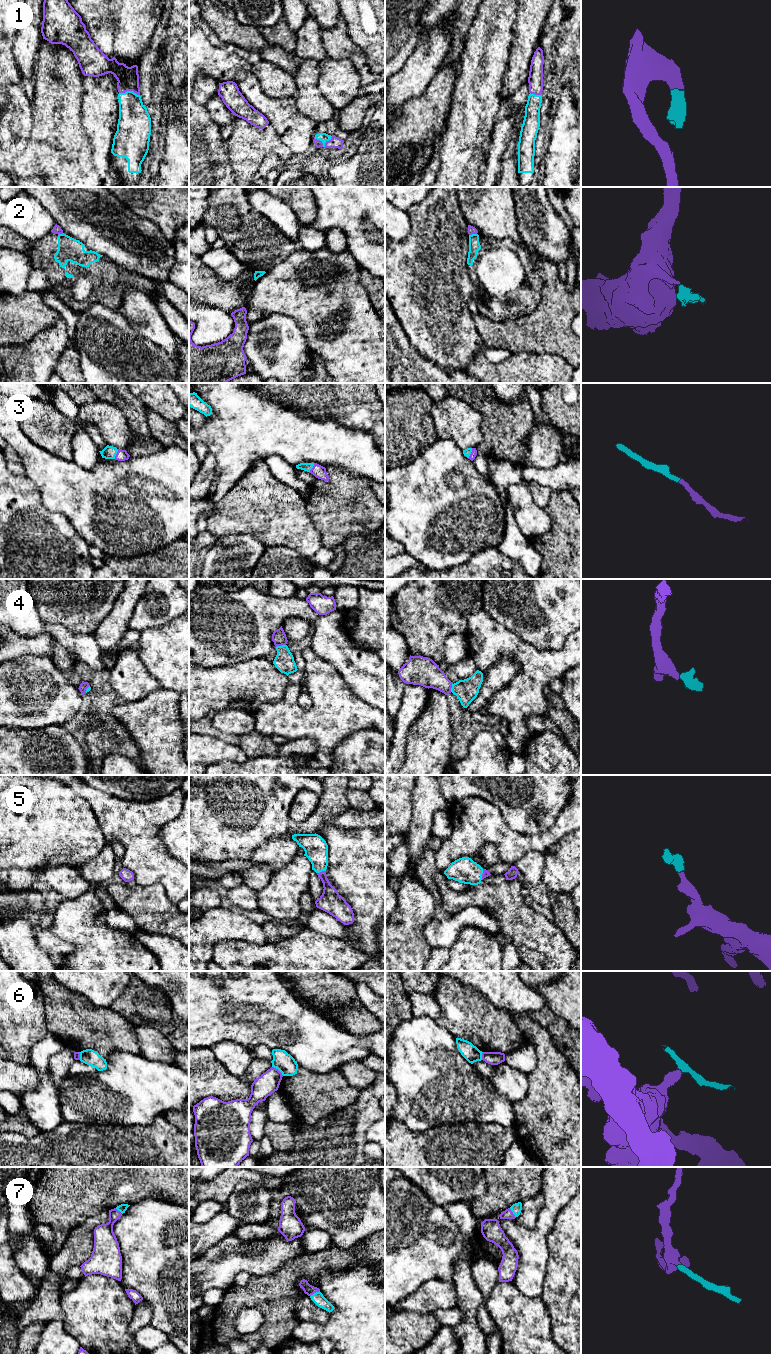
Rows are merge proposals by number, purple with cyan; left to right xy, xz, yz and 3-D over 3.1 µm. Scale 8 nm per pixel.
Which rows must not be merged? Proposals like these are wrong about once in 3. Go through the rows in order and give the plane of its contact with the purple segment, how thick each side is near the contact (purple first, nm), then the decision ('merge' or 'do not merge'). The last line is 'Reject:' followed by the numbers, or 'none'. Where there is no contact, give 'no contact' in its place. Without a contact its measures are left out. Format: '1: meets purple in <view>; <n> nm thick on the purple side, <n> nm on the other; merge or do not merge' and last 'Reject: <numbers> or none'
1: meets purple in xz; 90 nm thick on the purple side, 70 nm on the other; merge
2: meets purple in yz; 60 nm thick on the purple side, 100 nm on the other; do not merge
3: meets purple in yz; 50 nm thick on the purple side, 60 nm on the other; merge
4: meets purple in xz; 120 nm thick on the purple side, 160 nm on the other; merge
5: meets purple in xz; 180 nm thick on the purple side, 190 nm on the other; merge
6: meets purple in xz; 170 nm thick on the purple side, 160 nm on the other; do not merge
7: meets purple in xz; 90 nm thick on the purple side, 90 nm on the other; merge
Reject: 2, 6

